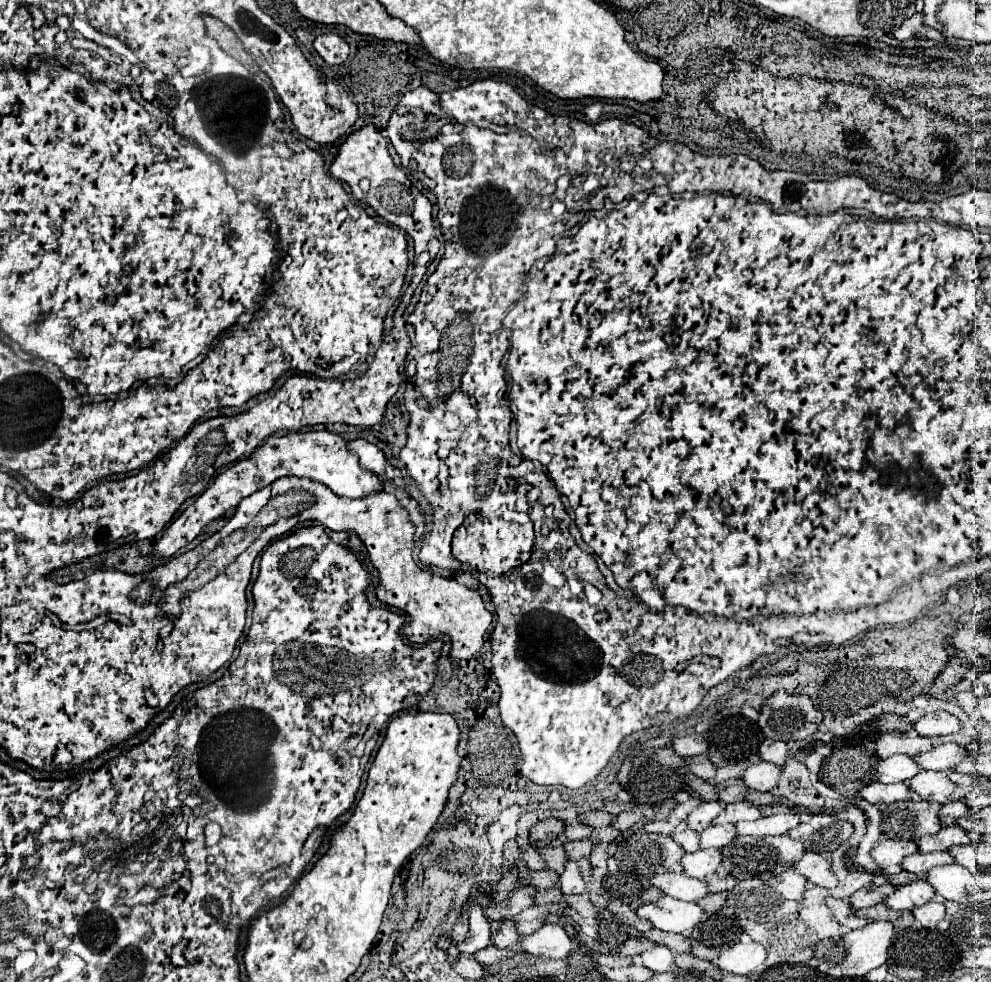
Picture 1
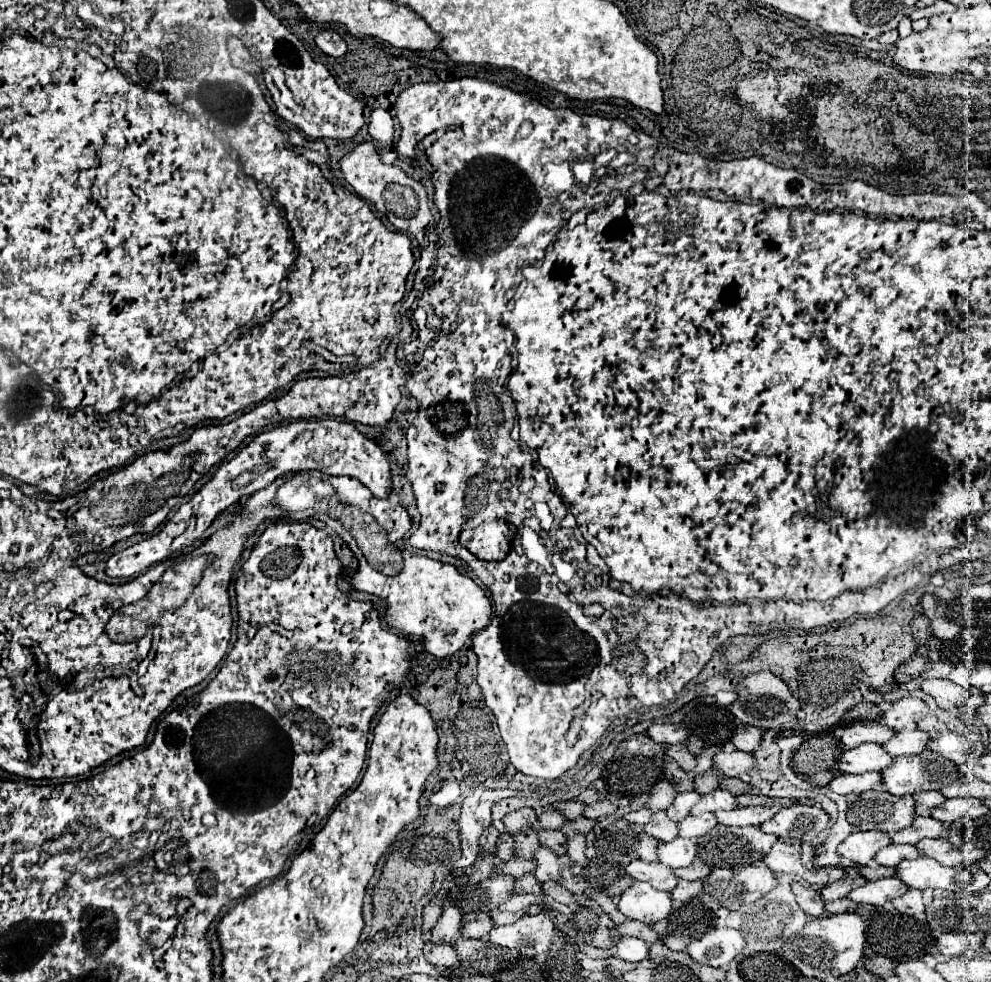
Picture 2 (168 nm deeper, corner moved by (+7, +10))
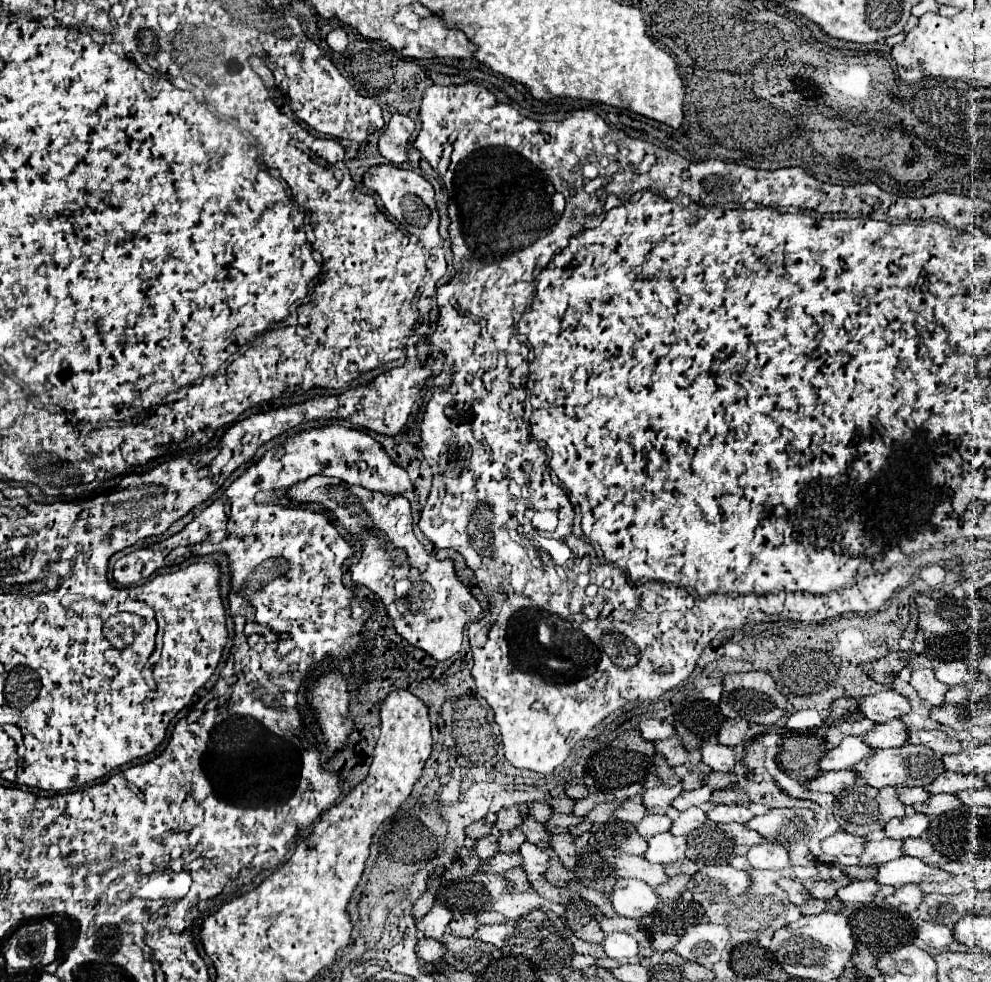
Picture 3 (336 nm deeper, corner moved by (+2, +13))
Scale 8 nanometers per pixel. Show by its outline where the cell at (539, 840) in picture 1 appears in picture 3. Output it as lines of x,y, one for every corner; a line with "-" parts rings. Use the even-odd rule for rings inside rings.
520,804
520,806
514,806
514,808
508,808
508,810
502,810
498,812
498,820
496,820
496,828
500,832
508,832
508,830
514,830
518,828
528,816
528,806
526,804

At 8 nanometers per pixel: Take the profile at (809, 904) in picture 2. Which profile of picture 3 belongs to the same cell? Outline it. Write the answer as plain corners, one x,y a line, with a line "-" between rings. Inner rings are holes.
784,878
780,880
780,886
784,888
784,892
788,894
790,902
796,906
802,906
806,900
810,900
810,892
804,888
804,884
792,880
792,878

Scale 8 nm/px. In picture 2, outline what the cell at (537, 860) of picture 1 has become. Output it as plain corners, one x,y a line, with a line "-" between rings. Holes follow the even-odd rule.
501,833
497,839
497,849
495,849
495,857
501,861
509,861
513,859
513,837
509,833

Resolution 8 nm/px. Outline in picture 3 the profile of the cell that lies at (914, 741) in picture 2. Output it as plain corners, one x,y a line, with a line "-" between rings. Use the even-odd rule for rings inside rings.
890,720
884,724
876,724
874,730
864,736
864,740
872,748
898,748
908,744
908,730
902,720

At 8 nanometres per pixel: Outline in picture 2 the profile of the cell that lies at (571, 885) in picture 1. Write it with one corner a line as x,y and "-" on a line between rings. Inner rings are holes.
539,847
537,853
533,855
537,869
535,869
535,877
537,881
559,881
559,863
557,863
557,855
545,847

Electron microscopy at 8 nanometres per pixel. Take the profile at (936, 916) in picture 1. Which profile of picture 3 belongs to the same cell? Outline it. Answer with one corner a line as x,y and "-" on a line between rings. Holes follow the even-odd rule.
906,884
906,886
898,888
894,892
894,896
890,896
890,904
894,908
898,908
900,912
910,914
910,912
914,912
920,906
922,898
924,898
924,894
922,894
918,884

